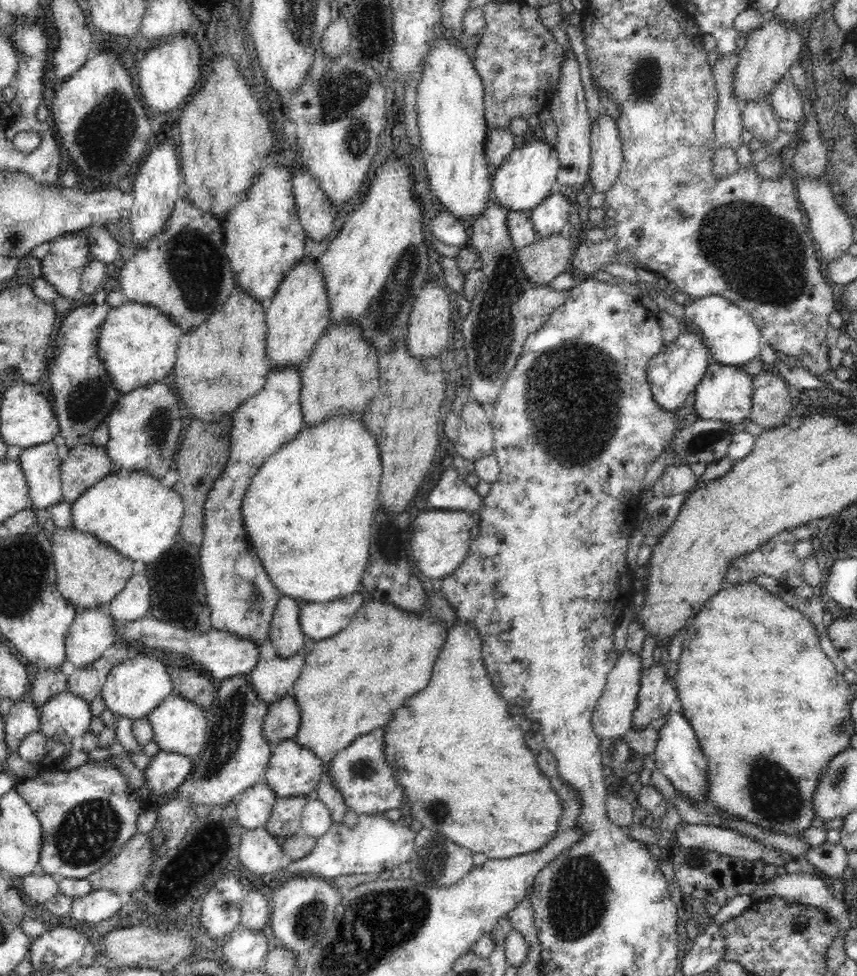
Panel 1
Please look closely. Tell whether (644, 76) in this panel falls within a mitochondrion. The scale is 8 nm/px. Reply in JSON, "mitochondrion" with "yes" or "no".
{"mitochondrion":"yes"}

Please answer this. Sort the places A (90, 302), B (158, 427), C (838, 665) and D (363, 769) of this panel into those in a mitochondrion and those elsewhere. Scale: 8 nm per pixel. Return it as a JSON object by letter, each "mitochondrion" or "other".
{"A":"other","B":"mitochondrion","C":"other","D":"mitochondrion"}

